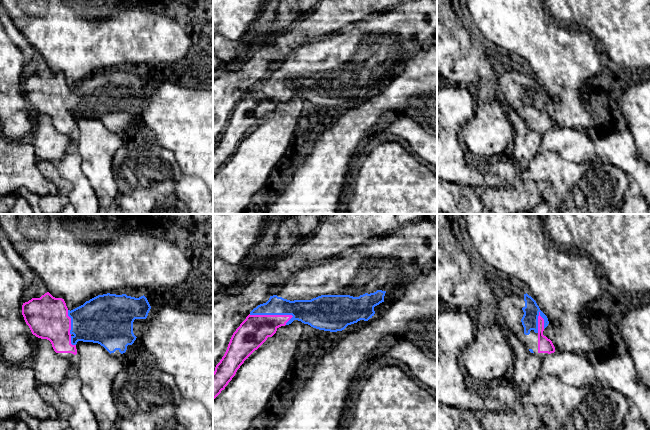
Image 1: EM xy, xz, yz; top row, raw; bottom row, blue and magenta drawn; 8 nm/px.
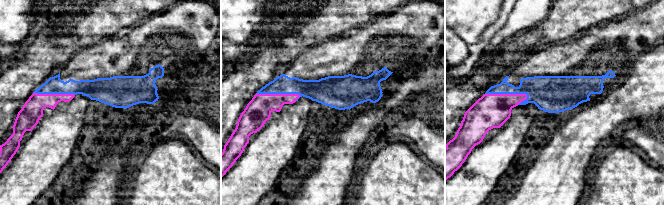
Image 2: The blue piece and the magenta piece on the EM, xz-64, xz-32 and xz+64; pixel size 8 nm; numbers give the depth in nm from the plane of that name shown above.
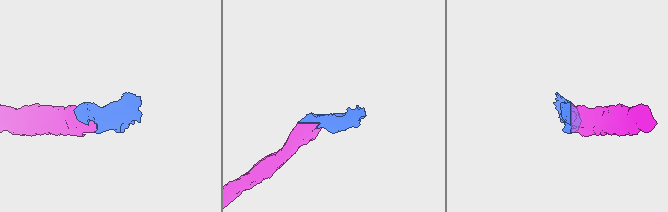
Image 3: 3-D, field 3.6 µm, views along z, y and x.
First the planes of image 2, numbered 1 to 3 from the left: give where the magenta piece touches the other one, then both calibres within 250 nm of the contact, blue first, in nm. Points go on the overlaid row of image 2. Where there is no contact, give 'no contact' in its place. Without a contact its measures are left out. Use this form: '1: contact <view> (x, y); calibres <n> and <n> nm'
1: contact xz-64 (54, 93); calibres 140 and 170 nm
2: contact xz-32 (278, 93); calibres 150 and 200 nm
3: contact xz+64 (507, 93); calibres 200 and 280 nm

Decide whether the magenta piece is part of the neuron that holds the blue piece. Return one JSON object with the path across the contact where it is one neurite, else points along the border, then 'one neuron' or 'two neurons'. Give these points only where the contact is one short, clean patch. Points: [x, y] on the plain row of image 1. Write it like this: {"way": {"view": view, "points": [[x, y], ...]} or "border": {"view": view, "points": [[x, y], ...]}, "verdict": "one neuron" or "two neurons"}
{"verdict": "one neuron"}

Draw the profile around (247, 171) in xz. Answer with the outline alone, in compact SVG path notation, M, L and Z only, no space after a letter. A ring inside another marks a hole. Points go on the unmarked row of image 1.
M298 96L277 104L272 115L266 116L244 137L225 165L213 176L213 214L240 214L256 193L267 184L272 170L283 162L285 152L298 125L303 104L304 99Z

